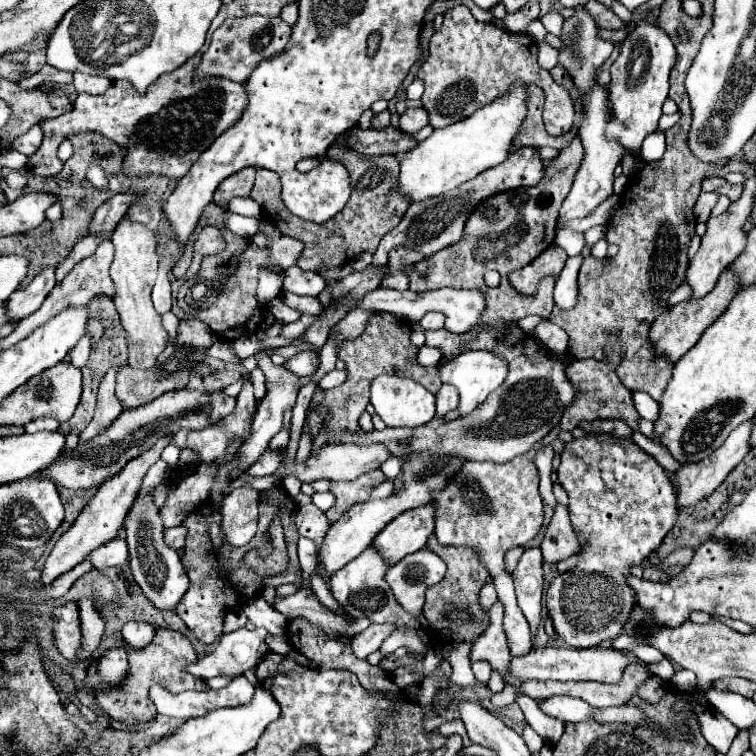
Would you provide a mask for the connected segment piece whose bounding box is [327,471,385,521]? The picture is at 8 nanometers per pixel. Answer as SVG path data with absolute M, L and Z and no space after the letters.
M373 471L363 475L363 479L355 479L355 481L335 481L331 483L331 493L337 497L335 505L327 511L327 517L331 521L337 521L343 513L347 513L347 509L351 509L357 503L363 503L369 499L371 491L375 485L383 483L385 475L381 471Z

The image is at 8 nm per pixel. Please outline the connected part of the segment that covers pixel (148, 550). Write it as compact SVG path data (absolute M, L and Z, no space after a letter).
M139 491L125 517L123 527L129 545L129 567L133 571L135 581L157 609L175 609L185 591L189 589L189 579L177 551L167 547L163 541L163 521L159 517L159 507L153 503L153 491Z

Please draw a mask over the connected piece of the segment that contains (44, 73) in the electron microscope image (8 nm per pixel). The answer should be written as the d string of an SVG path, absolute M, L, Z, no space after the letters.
M46 64L41 71L34 75L23 78L19 81L18 85L24 89L29 90L36 88L37 86L48 84L48 83L72 83L73 74L66 71L59 71L54 67Z

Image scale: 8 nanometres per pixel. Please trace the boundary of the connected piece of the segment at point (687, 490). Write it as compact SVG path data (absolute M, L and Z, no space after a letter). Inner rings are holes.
M745 421L743 425L739 425L739 429L731 431L727 441L711 457L705 457L705 461L681 467L675 473L675 479L677 479L677 505L679 507L693 507L701 499L709 497L725 481L725 477L743 461L743 457L749 453L749 435L751 435L751 421Z

